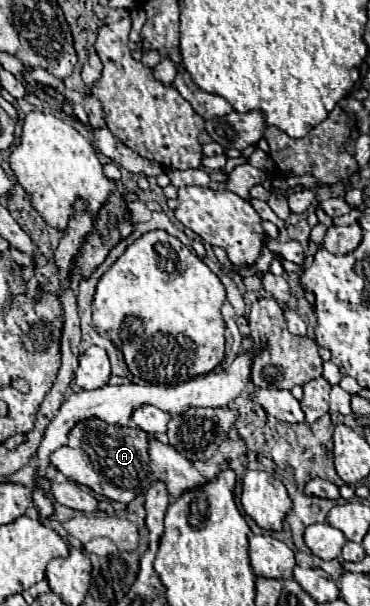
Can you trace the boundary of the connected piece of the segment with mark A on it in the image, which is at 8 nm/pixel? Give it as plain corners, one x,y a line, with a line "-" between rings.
98,418
78,422
70,432
68,446
58,448
50,456
50,462
76,484
84,484
96,494
102,494
116,502
130,502
136,496
144,494
146,486
152,480
148,434
138,428
112,426

